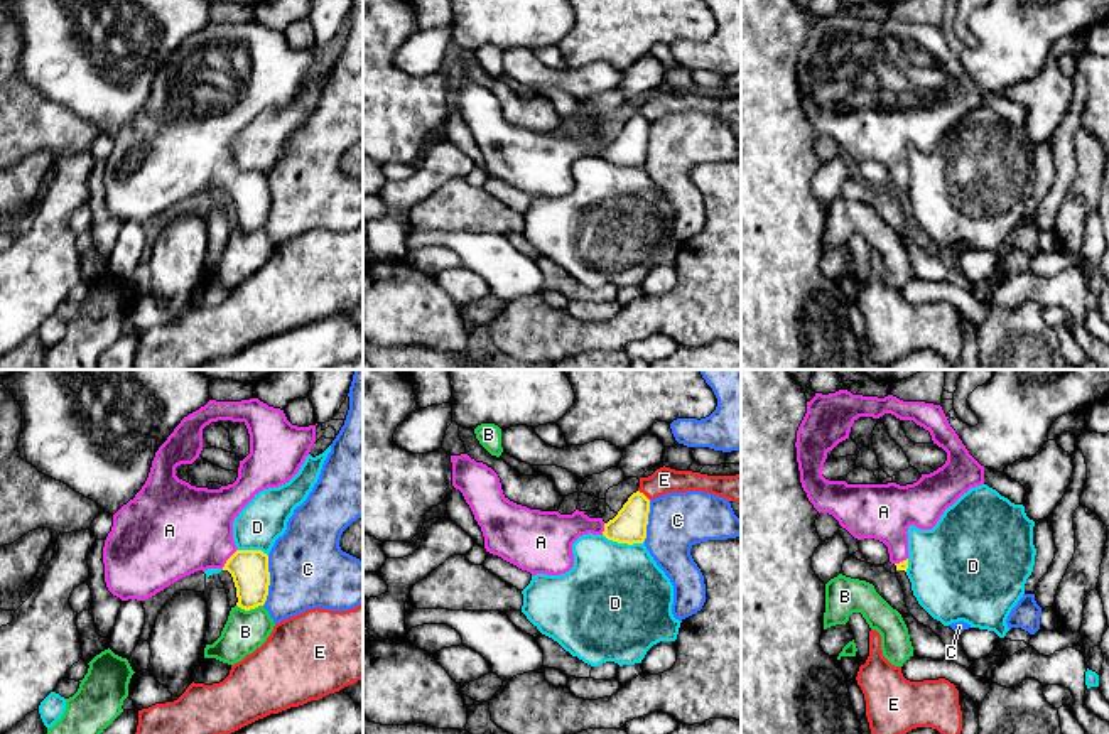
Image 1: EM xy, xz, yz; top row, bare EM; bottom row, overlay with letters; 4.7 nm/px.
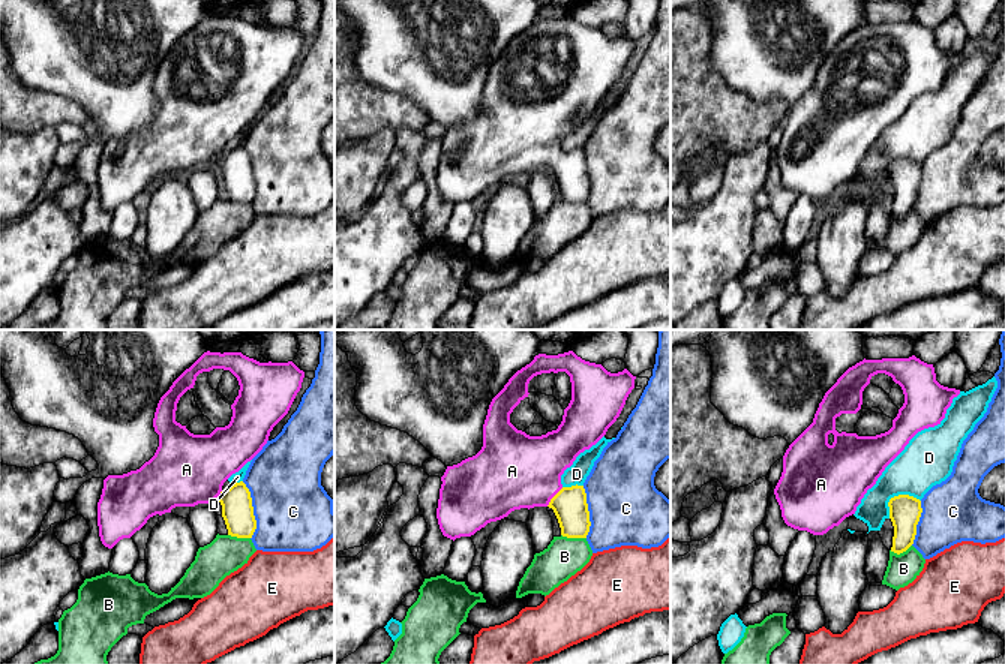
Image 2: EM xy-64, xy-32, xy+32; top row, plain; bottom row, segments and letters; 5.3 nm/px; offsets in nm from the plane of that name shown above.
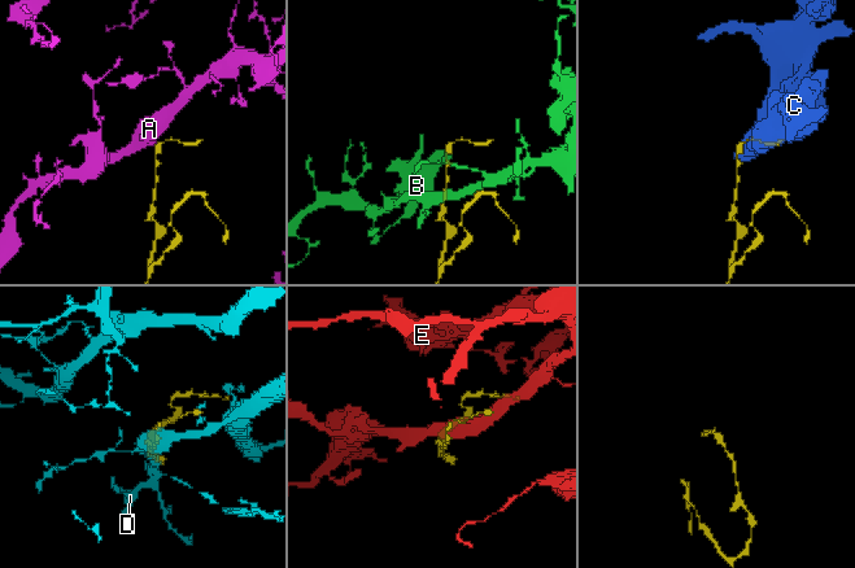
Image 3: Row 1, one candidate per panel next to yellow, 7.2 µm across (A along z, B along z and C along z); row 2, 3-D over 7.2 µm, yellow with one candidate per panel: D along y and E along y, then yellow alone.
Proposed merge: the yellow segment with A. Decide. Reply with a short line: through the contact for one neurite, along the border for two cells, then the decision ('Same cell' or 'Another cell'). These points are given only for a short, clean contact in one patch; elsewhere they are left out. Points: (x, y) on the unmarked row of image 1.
Line: xy (248, 191), (228, 181), (186, 151). Same cell

